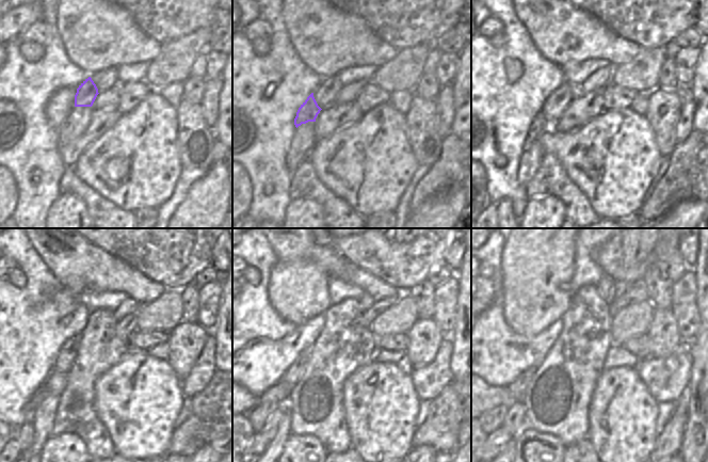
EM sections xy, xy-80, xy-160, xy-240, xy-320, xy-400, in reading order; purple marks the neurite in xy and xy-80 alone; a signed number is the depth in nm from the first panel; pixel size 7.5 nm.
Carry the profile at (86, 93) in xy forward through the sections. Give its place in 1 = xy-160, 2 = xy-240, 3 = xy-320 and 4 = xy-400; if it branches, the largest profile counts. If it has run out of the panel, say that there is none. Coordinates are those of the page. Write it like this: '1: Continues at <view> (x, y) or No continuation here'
1: Continues at xy-160 (540, 124)
2: Continues at xy-240 (41, 394)
3: Continues at xy-320 (257, 416)
4: Continues at xy-400 (493, 419)

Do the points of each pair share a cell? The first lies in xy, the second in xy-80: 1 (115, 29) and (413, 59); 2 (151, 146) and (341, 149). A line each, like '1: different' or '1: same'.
1: different
2: same

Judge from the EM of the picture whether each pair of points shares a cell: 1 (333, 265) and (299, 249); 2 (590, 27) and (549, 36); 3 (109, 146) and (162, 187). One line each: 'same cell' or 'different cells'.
1: same cell
2: same cell
3: same cell

